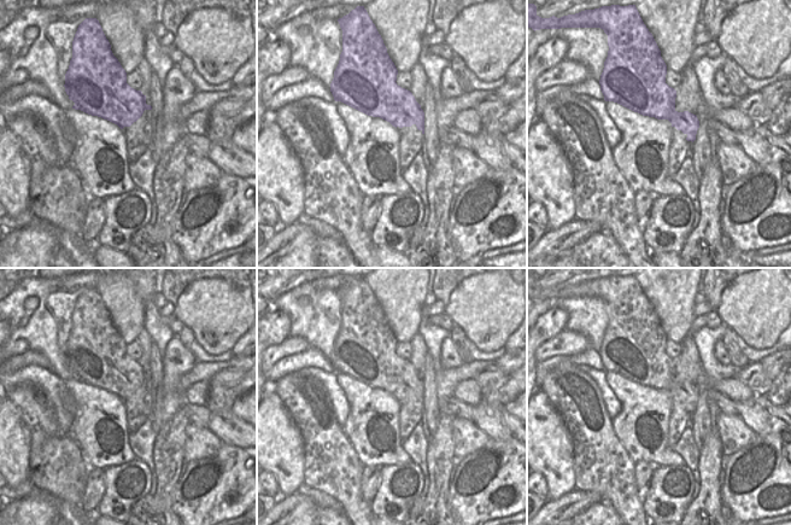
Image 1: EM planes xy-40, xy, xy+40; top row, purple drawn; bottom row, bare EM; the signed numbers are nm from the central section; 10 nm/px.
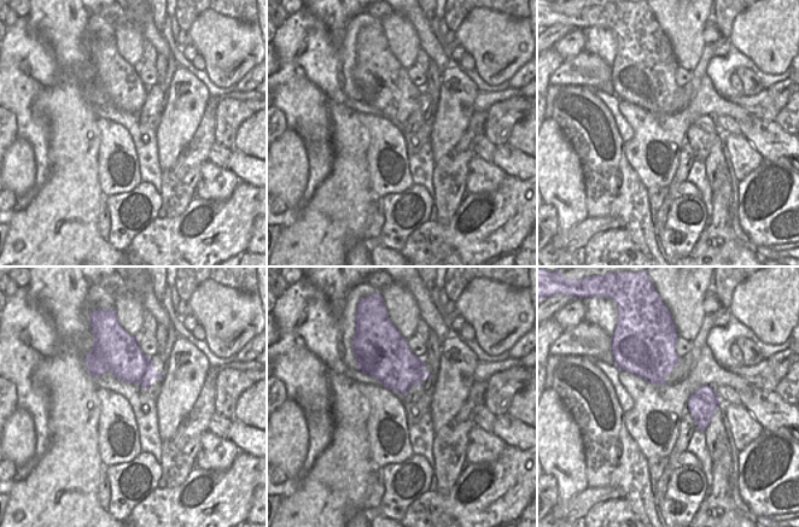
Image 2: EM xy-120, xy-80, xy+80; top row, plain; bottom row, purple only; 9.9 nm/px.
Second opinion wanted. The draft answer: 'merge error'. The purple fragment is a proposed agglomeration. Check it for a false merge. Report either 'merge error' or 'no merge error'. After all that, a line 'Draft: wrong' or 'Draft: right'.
no merge error
Draft: wrong

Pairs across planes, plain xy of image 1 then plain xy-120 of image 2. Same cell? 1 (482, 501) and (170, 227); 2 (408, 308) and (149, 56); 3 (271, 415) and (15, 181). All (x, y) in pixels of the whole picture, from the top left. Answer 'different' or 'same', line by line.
1: same
2: different
3: same

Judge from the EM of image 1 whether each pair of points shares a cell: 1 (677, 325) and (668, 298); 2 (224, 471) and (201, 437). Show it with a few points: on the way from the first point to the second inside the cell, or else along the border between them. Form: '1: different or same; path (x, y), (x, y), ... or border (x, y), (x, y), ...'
1: same; path (677, 319), (674, 304)
2: different; border (222, 443), (212, 454), (194, 459), (188, 464)

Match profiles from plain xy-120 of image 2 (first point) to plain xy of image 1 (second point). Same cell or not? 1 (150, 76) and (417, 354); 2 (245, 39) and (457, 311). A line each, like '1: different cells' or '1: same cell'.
1: different cells
2: same cell

